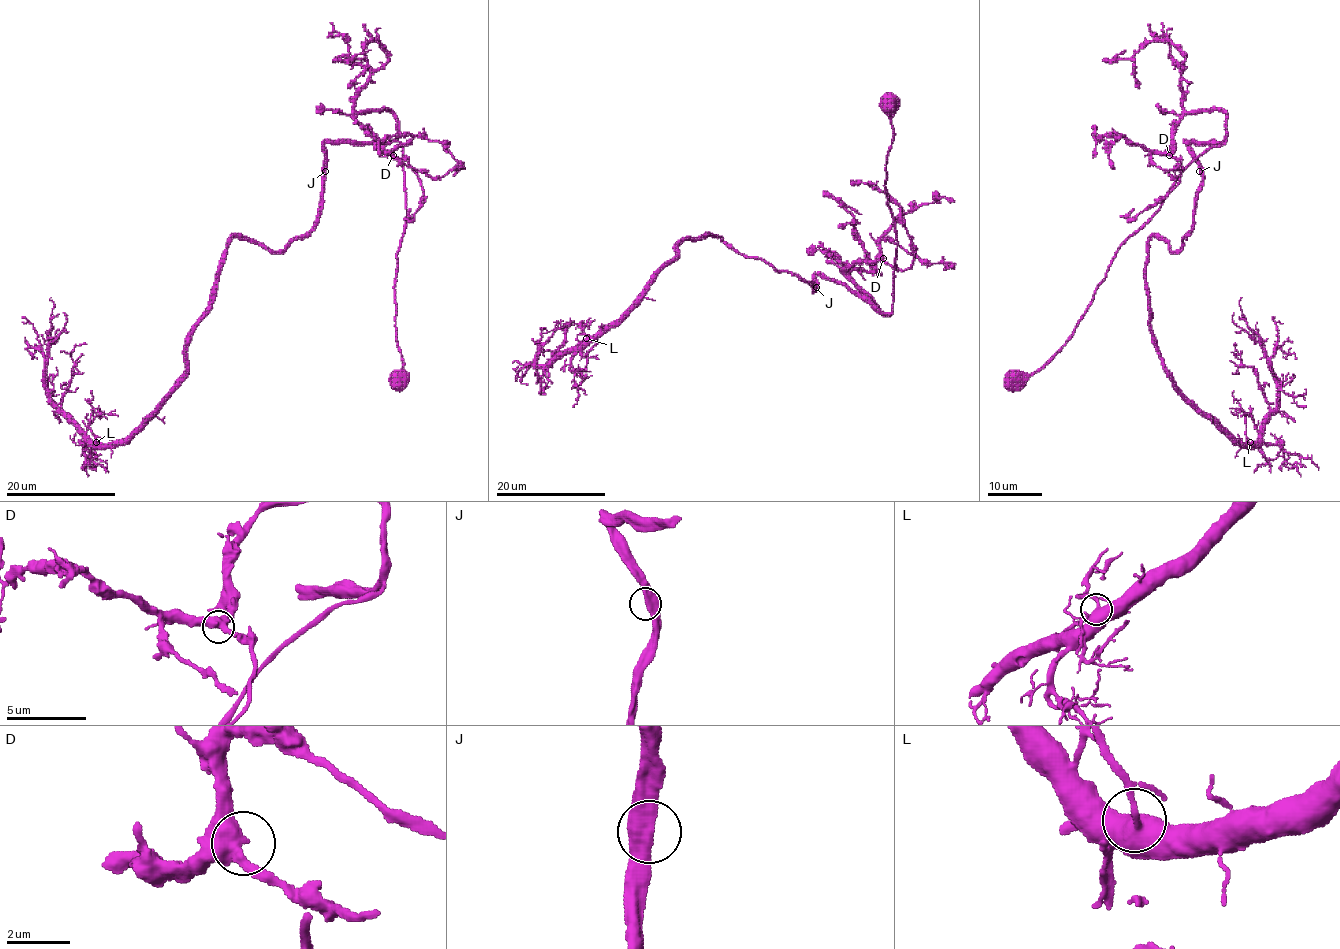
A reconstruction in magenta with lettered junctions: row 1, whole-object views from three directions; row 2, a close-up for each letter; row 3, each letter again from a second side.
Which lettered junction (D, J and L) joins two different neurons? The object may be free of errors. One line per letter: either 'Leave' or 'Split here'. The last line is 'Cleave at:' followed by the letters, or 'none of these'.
D: Leave
J: Leave
L: Leave
Cleave at: none of these

